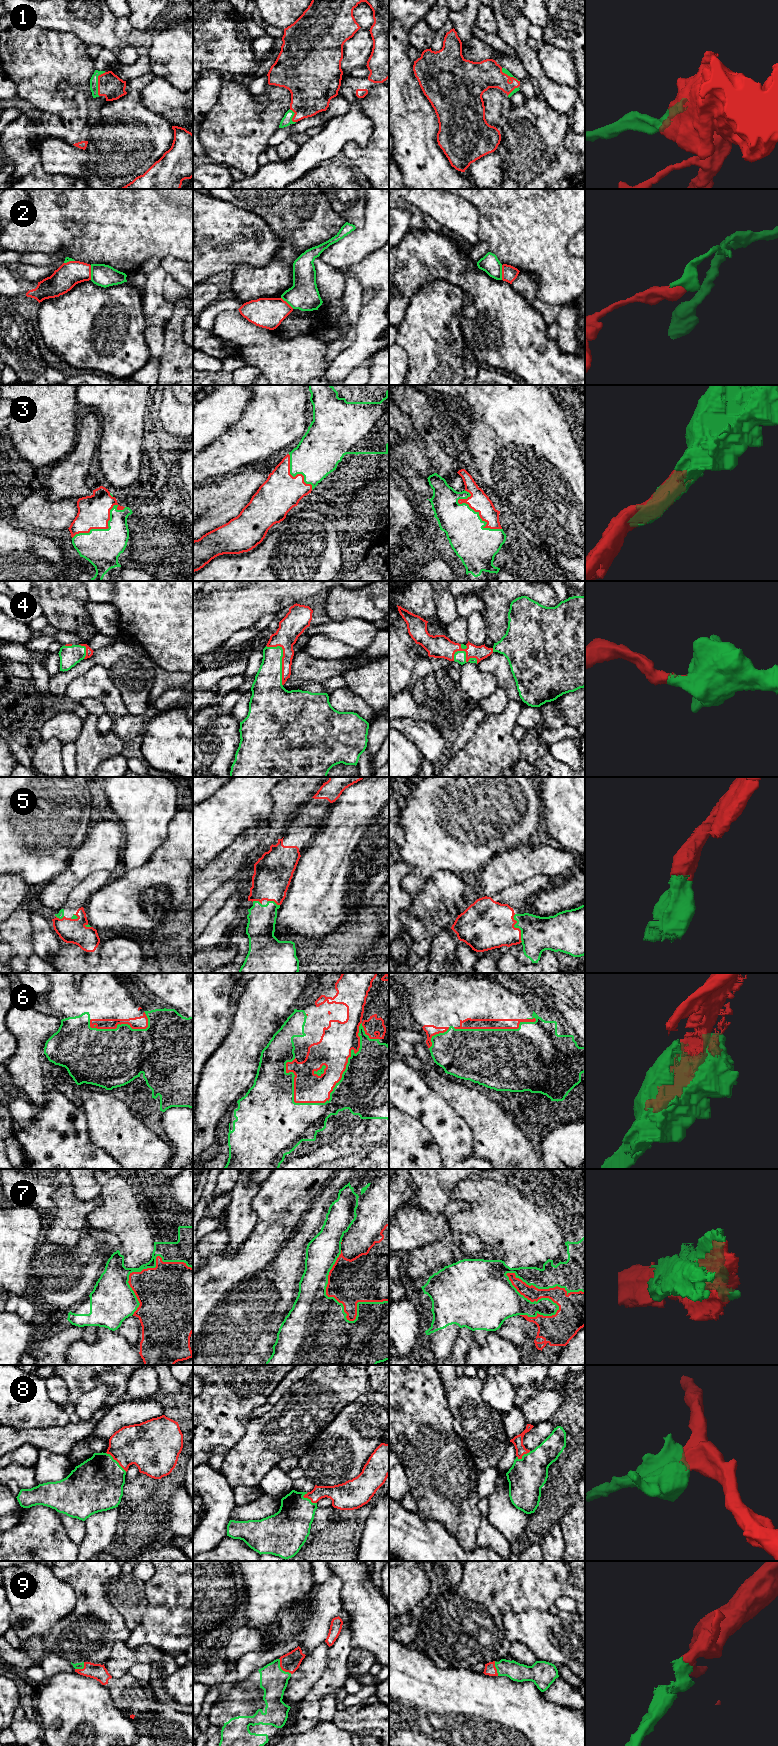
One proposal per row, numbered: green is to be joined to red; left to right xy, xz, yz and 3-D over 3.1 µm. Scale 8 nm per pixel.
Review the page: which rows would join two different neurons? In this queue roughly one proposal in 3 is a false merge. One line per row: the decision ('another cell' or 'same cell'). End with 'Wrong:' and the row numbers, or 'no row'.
1: same cell
2: another cell
3: same cell
4: same cell
5: same cell
6: same cell
7: same cell
8: same cell
9: same cell
Wrong: 2

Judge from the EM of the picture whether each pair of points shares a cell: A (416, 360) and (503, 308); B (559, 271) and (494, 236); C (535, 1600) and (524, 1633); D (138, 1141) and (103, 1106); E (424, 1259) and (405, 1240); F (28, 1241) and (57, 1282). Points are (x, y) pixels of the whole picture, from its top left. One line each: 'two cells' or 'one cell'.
A: two cells
B: one cell
C: two cells
D: one cell
E: two cells
F: two cells

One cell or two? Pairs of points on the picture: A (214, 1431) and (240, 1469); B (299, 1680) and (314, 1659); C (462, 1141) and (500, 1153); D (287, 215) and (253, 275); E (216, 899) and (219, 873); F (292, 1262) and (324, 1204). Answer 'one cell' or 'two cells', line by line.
A: two cells
B: one cell
C: two cells
D: one cell
E: two cells
F: one cell

